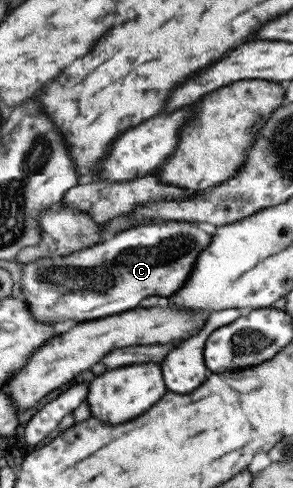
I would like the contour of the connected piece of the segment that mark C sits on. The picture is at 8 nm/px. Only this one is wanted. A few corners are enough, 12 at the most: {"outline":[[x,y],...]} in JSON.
{"outline":[[163,221],[21,263],[35,320],[164,302],[211,228]]}

